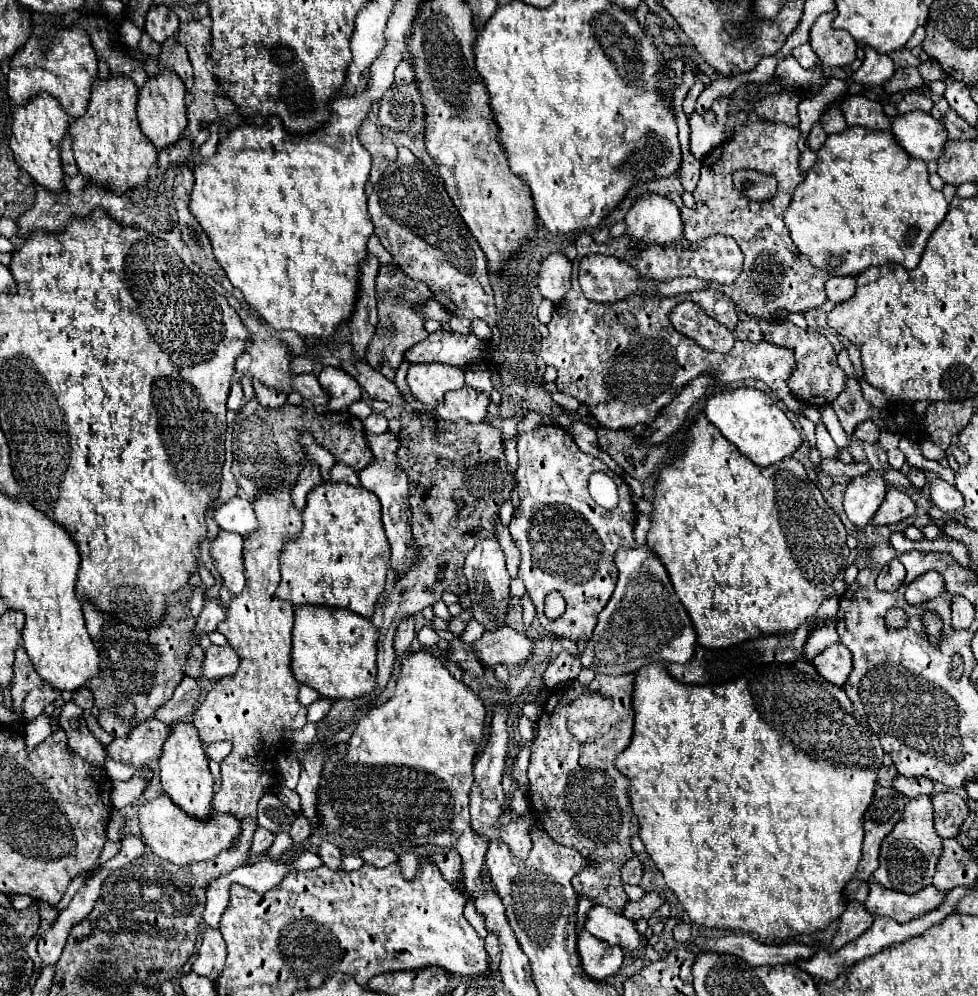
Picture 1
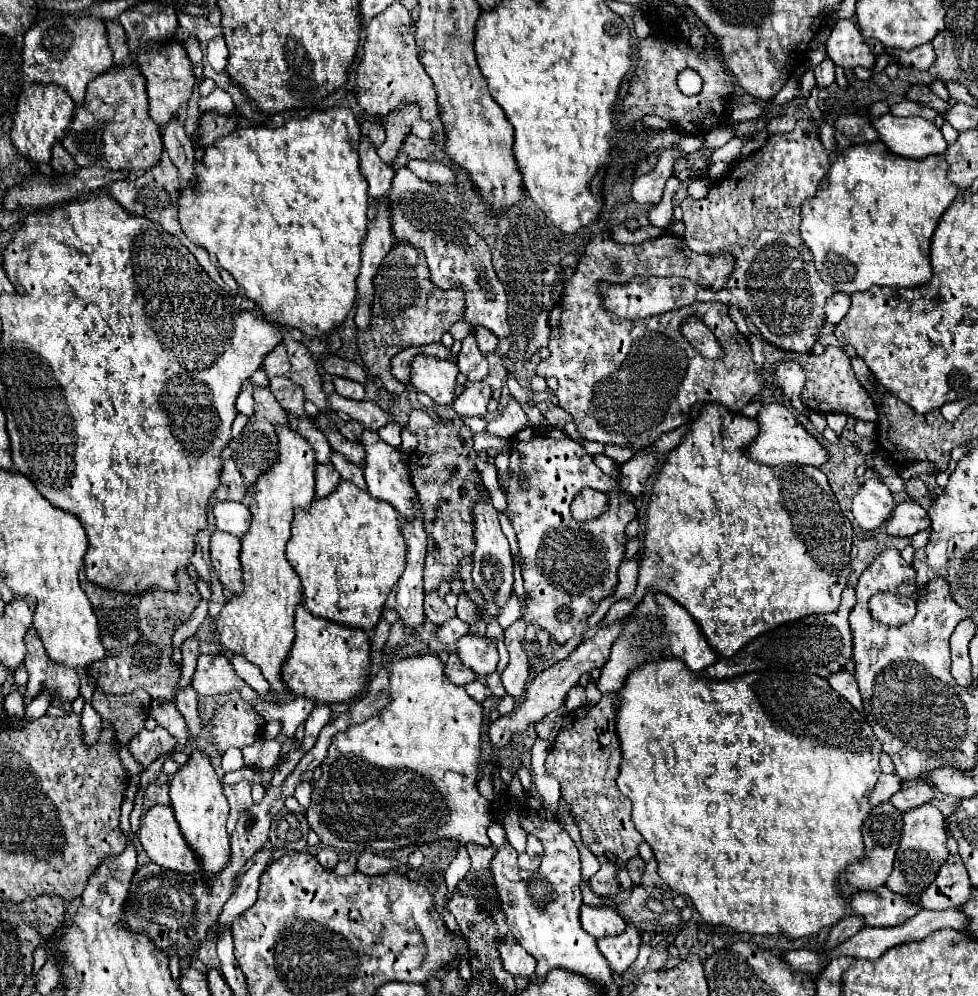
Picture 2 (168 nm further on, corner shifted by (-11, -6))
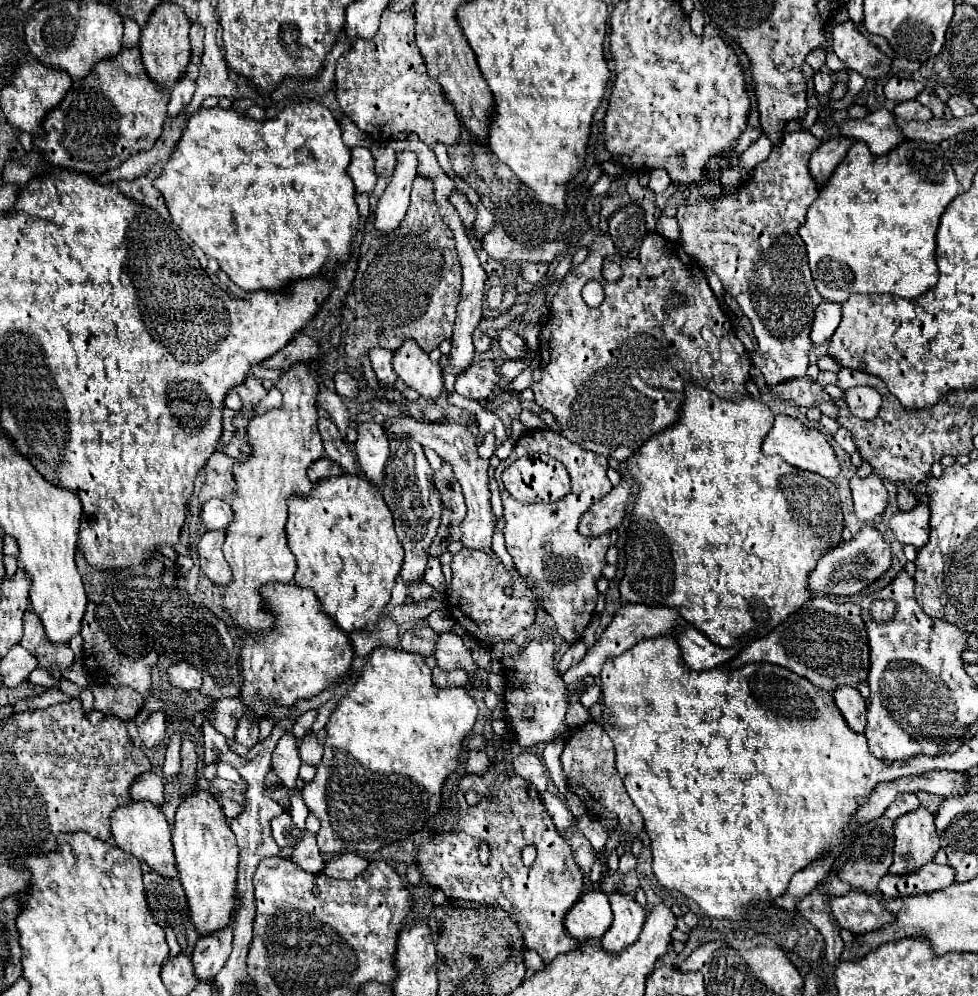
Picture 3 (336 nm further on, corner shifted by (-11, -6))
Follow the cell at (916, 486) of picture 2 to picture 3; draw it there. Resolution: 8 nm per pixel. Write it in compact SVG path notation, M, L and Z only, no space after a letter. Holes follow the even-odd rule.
M899 484L897 486L897 502L899 502L899 510L911 510L915 504L917 504L917 498L915 498L915 492L909 490L907 486Z

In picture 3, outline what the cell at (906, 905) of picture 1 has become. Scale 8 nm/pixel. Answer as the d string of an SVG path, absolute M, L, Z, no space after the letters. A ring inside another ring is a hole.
M861 892L833 896L829 904L839 926L855 934L875 932L897 920L887 908L883 908L883 904L875 896L867 896Z

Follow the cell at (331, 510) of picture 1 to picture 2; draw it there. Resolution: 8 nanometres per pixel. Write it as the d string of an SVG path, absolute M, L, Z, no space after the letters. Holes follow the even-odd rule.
M341 480L339 488L325 498L315 498L307 510L297 508L293 512L291 540L287 542L287 560L299 574L305 594L305 608L337 624L349 628L361 628L365 632L373 630L381 618L385 600L403 574L405 564L405 540L399 534L397 512L391 504L373 498L367 490L357 488L349 480Z

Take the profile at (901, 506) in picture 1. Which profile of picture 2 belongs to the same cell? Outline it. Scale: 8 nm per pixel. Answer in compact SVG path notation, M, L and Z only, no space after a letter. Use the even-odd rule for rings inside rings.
M905 500L895 506L889 522L887 522L887 532L891 536L907 536L911 538L913 534L921 530L929 530L931 520L927 512L915 502L915 500Z

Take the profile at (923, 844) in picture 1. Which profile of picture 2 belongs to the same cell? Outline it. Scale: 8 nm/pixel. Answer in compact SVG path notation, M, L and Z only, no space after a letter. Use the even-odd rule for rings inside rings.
M923 804L919 808L909 810L907 814L903 814L903 836L899 842L893 872L887 880L887 888L897 894L921 894L927 888L927 884L933 882L939 866L949 856L947 848L945 848L945 840L947 840L945 818L935 806Z

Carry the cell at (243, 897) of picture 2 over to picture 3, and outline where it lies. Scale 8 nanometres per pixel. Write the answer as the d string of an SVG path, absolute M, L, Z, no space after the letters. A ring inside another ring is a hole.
M235 912L225 928L221 928L219 932L205 934L197 940L191 962L195 966L195 974L199 976L199 980L213 980L217 972L225 966L231 954L233 922L235 922Z

